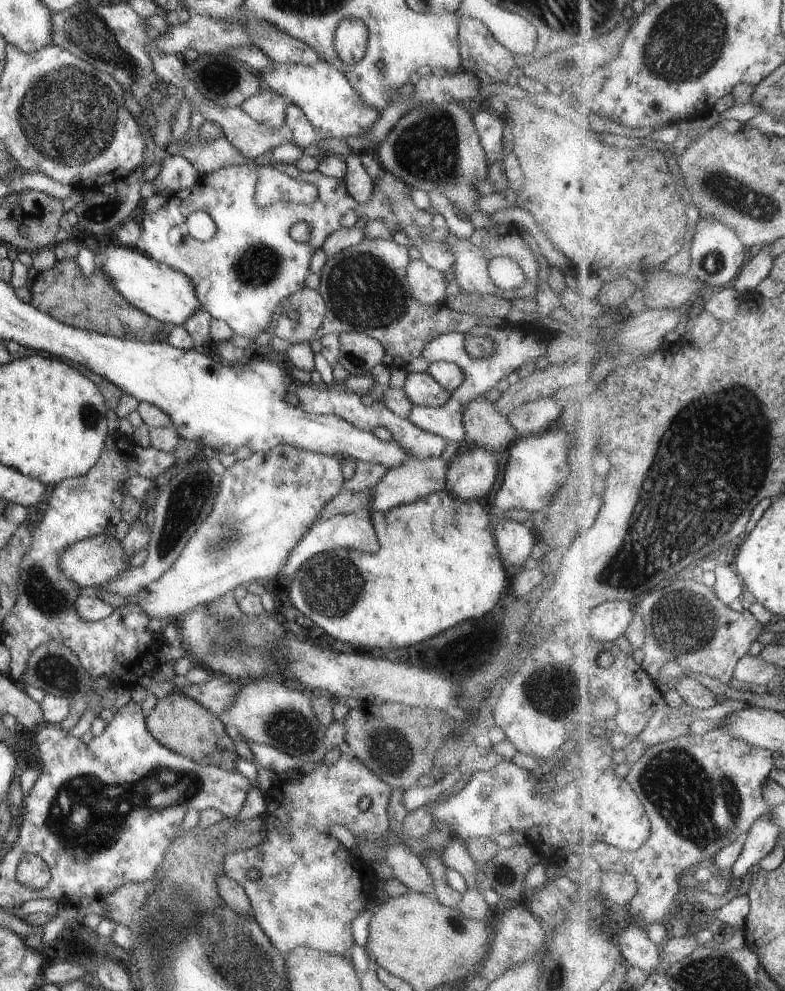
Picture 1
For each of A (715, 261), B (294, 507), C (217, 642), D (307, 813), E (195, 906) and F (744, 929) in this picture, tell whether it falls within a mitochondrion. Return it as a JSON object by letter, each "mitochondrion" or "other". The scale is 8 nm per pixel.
{"A":"mitochondrion","B":"other","C":"mitochondrion","D":"other","E":"mitochondrion","F":"other"}

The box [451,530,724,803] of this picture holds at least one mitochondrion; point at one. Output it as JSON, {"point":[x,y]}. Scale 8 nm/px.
{"point":[554,691]}

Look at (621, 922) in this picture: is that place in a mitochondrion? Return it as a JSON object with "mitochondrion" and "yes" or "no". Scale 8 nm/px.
{"mitochondrion":"no"}

